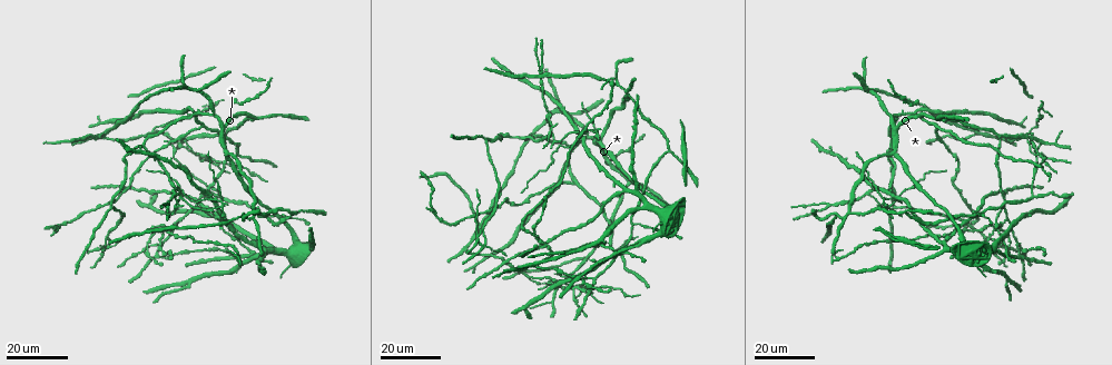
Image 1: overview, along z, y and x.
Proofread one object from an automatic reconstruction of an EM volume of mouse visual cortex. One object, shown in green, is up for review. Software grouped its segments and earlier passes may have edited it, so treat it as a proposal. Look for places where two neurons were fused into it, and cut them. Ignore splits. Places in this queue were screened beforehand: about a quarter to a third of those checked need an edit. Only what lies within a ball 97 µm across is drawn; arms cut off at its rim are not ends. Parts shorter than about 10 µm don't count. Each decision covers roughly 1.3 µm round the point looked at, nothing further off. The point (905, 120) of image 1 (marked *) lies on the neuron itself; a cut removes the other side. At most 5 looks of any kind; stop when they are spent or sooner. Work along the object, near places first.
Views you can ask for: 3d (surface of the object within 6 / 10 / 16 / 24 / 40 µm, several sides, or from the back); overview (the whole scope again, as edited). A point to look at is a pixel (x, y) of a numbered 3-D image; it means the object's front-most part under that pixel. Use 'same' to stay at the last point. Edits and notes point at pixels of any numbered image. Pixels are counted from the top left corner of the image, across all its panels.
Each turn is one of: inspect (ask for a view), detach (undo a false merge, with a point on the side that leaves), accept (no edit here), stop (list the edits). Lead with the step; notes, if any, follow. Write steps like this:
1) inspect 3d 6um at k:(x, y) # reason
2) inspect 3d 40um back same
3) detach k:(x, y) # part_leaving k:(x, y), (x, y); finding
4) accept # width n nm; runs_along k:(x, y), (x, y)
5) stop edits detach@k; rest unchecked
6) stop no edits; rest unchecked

inspect 3d 16um at 1:(553, 134) # three-way junction

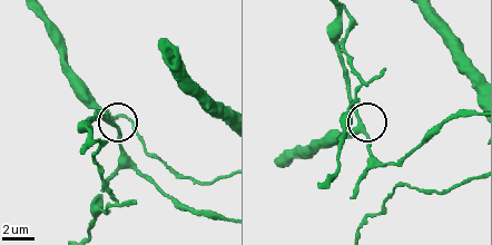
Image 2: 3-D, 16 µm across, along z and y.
inspect 3d 10um at 2:(360, 119) # closer look

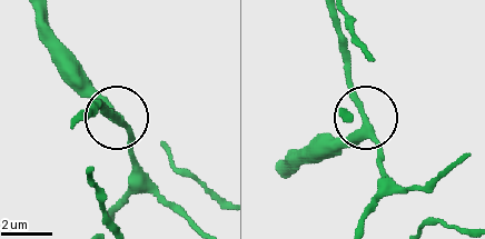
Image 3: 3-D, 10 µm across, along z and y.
inspect 3d 10um back at 3:(115, 115) # from behind

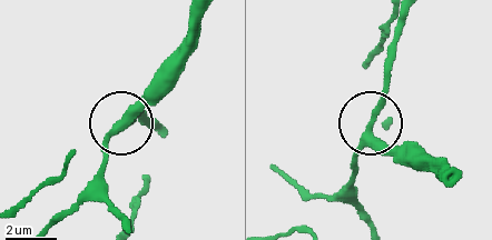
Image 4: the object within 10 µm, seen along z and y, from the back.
accept # arms 3; runs_along 4:(455, 178), (409, 164), (373, 131), (394, 50); continuous, no second neuron

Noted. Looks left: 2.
inspect 3d 24um at 1:(484, 246)

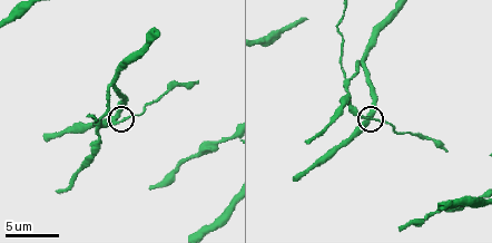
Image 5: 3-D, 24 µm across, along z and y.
inspect 3d 10um at 5:(124, 121)

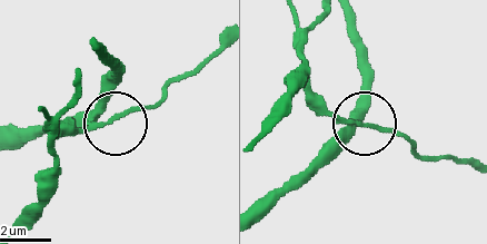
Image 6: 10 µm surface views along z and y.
accept # runs_along 6:(353, 18), (366, 50), (361, 126), (304, 182); one neuron here

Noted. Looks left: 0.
stop no edits; rest unchecked

